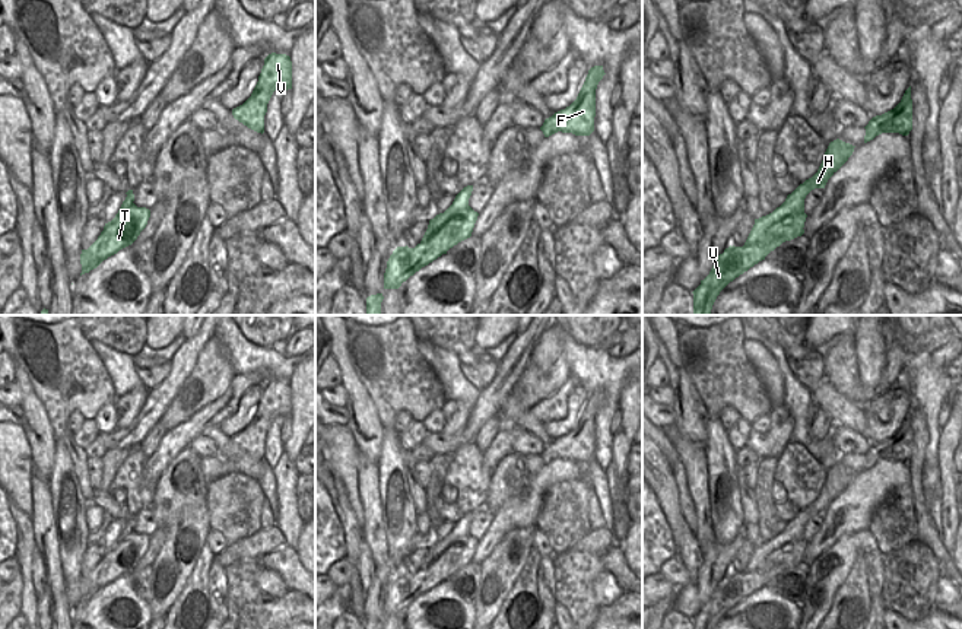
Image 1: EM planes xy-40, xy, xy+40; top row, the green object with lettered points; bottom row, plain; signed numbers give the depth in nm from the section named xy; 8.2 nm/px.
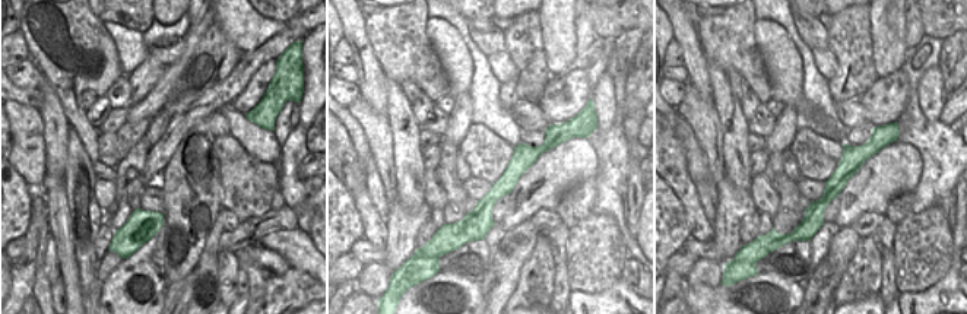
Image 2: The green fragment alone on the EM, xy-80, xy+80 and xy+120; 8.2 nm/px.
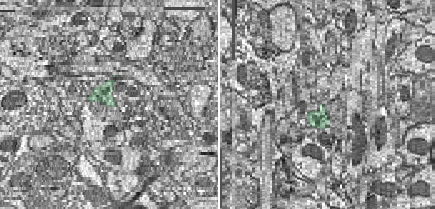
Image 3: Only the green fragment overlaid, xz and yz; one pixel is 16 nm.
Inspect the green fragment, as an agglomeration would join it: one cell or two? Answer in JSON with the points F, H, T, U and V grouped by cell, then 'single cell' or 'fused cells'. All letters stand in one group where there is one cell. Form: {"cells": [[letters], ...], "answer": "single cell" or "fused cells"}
{"cells": [["F", "H", "V"], ["T", "U"]], "answer": "fused cells"}

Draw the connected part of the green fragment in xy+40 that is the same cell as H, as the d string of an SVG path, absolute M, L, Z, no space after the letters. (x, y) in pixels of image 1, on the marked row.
M839 139L829 143L825 158L817 172L800 184L785 201L772 213L755 219L755 225L744 242L744 247L763 247L775 239L772 234L777 223L782 219L796 220L796 226L804 228L807 215L804 213L804 198L815 188L825 188L828 180L848 161L854 152L853 144Z

